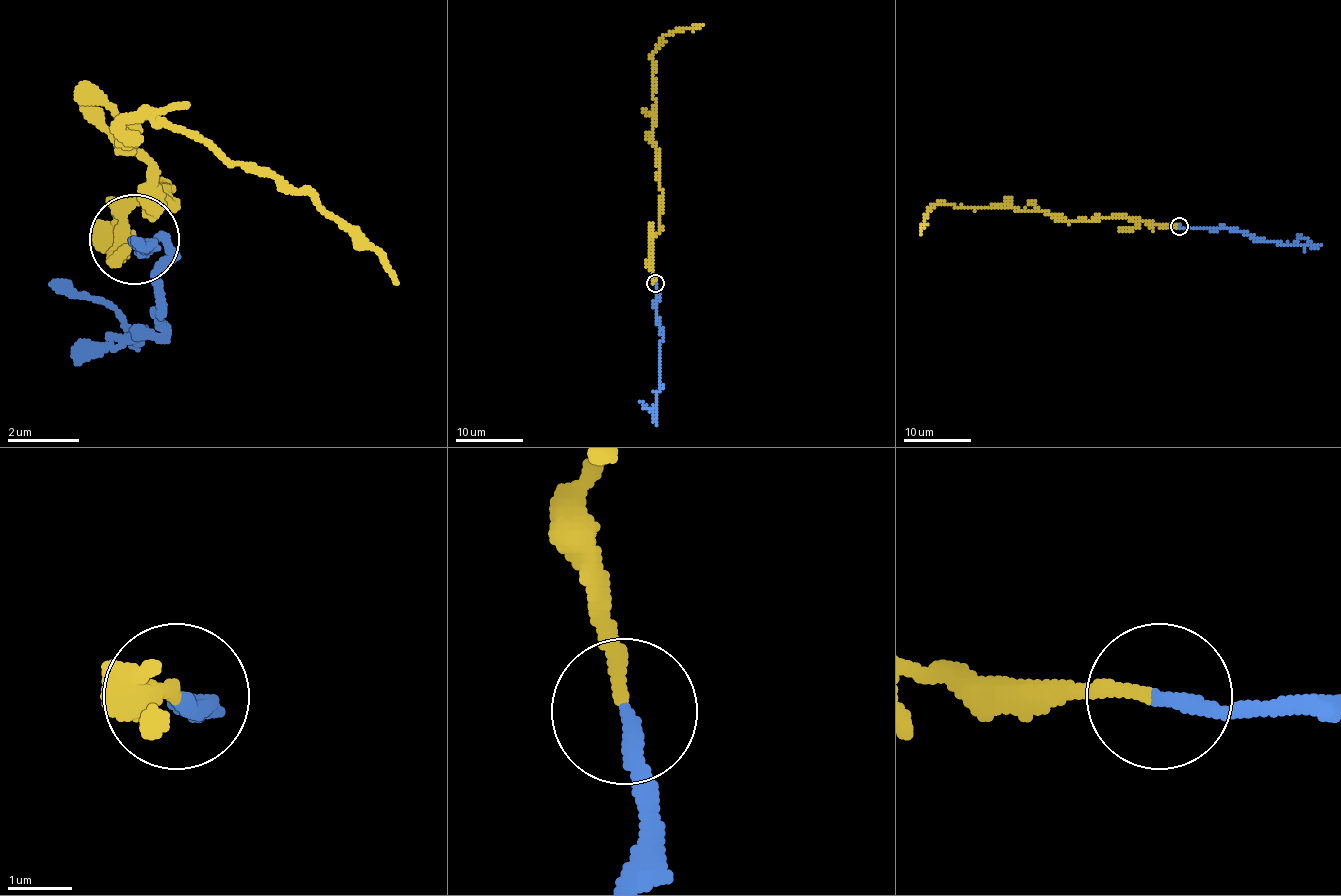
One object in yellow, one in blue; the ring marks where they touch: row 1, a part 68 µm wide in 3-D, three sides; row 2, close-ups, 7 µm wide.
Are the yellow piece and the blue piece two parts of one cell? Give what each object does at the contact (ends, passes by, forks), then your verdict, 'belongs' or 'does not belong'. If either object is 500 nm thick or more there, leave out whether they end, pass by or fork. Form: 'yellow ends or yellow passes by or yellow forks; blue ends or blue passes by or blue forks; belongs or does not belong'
yellow ends; blue ends; does not belong

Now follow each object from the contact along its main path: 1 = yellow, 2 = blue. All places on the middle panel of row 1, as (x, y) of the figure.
1: (655, 283), (650, 258), (652, 237), (660, 227), (662, 189), (652, 133), (655, 47), (665, 36), (704, 24)
2: (655, 283), (655, 311), (662, 340), (658, 350), (660, 389), (657, 394), (657, 414), (638, 400)

